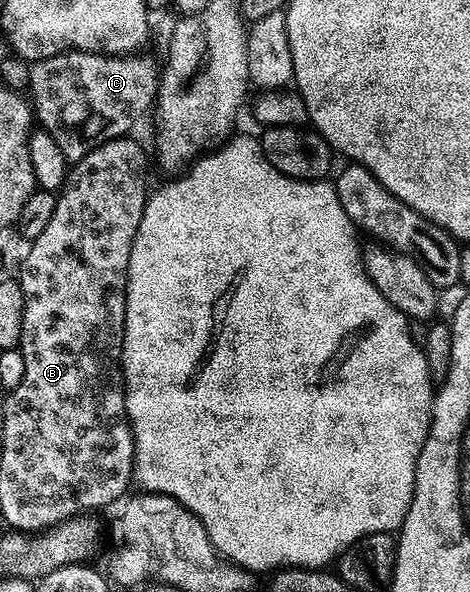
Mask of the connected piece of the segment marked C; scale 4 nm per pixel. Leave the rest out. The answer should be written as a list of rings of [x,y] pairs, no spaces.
[[[71,50],[47,59],[39,59],[30,69],[28,99],[41,130],[52,133],[56,145],[64,152],[67,164],[79,163],[86,154],[97,147],[106,147],[114,139],[121,139],[134,127],[134,122],[155,106],[158,98],[160,63],[150,55],[100,55],[89,51]]]

